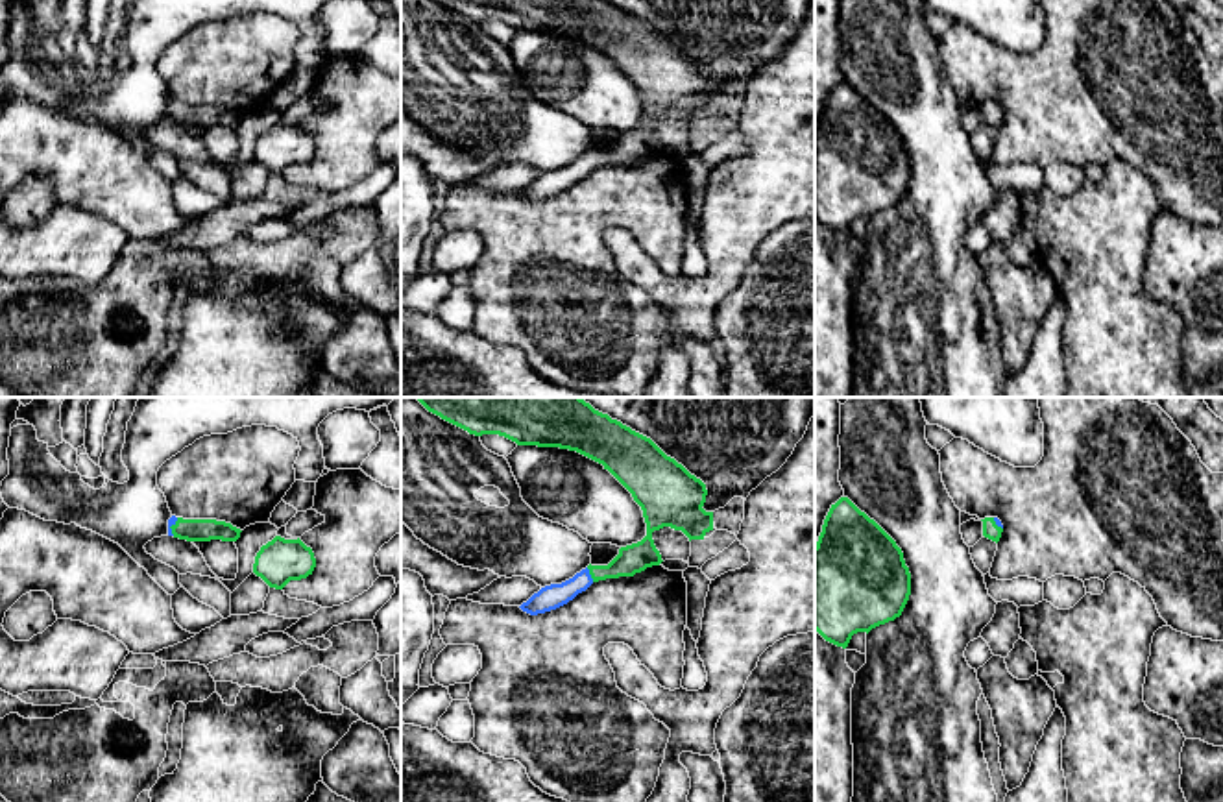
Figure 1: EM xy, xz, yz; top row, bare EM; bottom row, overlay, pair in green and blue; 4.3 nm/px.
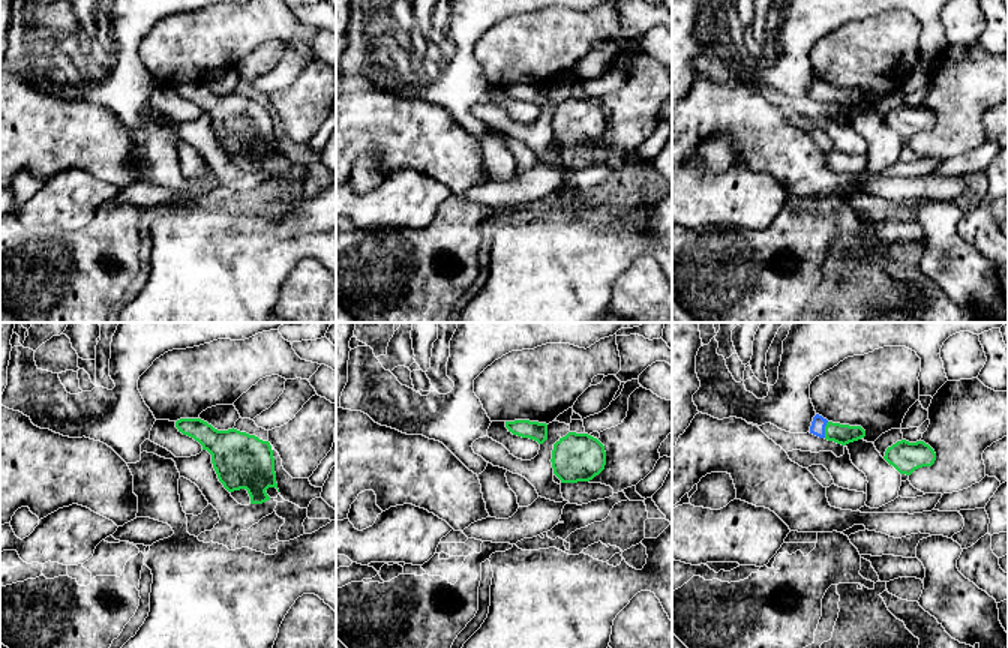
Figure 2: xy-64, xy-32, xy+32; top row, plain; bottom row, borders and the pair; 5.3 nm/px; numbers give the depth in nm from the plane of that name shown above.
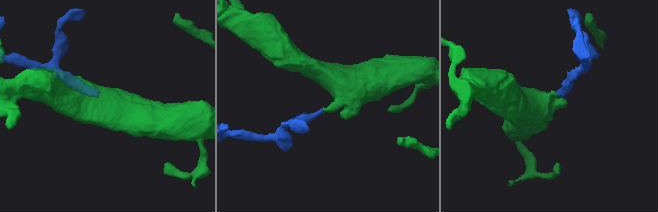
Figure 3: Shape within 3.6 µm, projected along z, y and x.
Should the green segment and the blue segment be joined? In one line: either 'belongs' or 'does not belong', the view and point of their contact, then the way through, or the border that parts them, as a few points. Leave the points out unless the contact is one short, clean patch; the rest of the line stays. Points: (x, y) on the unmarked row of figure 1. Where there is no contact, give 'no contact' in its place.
belongs; contact xz (590, 159); way xz (632, 145), (610, 157), (590, 159), (566, 178), (555, 182)

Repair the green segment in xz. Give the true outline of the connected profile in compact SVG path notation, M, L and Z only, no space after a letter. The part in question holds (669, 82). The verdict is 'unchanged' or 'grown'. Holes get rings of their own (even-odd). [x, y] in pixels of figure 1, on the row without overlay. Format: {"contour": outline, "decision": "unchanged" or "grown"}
{"contour": "M436 0L469 20L499 20L517 31L576 37L604 52L641 92L647 122L621 133L608 152L587 152L562 170L534 179L519 194L530 201L556 196L593 168L634 163L660 152L661 140L652 118L663 113L682 116L689 128L713 116L713 98L706 98L706 70L667 43L650 24L608 0Z", "decision": "grown"}

